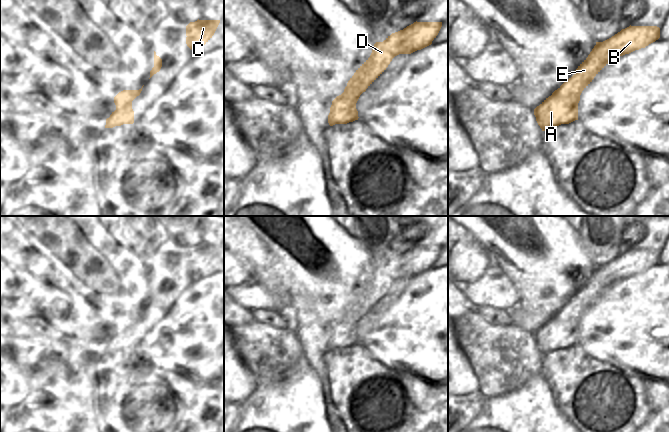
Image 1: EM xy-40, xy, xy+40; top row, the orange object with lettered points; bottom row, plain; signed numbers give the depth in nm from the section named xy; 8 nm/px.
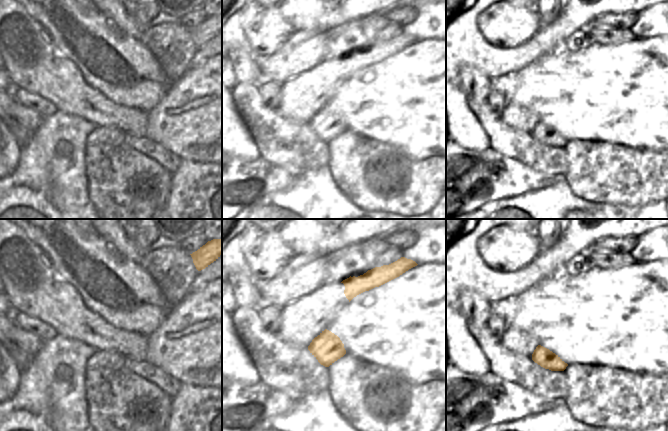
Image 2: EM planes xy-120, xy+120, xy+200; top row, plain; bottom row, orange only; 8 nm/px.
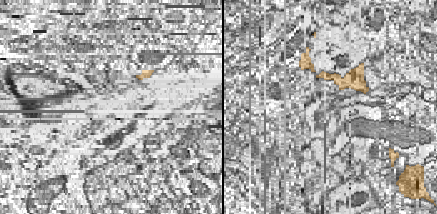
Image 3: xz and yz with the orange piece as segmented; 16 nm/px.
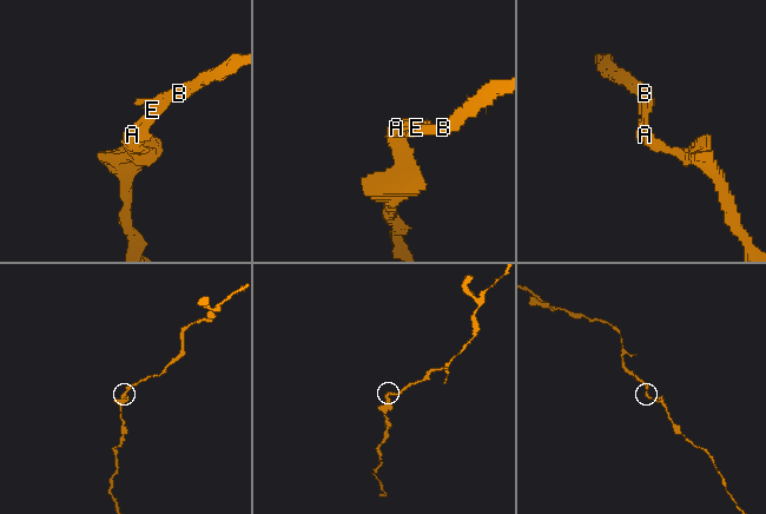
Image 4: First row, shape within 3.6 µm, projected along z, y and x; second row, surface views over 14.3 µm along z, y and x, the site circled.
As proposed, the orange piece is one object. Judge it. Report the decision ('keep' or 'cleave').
cleave

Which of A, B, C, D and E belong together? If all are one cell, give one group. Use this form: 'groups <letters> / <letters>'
groups A / B C D E

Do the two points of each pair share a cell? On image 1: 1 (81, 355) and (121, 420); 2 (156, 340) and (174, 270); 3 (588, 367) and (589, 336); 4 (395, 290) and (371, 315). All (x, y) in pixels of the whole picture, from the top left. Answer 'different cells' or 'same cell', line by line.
1: different cells
2: different cells
3: different cells
4: same cell

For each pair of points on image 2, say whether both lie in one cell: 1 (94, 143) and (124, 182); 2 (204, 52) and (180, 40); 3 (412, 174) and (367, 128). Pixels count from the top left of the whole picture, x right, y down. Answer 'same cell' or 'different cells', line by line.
1: same cell
2: different cells
3: different cells

